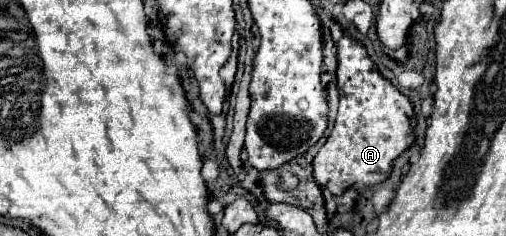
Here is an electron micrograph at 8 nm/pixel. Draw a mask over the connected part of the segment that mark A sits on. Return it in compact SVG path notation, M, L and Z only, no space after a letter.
M348 35L338 41L338 91L340 107L334 129L312 161L314 181L328 187L332 195L342 195L350 187L364 189L384 181L394 159L414 143L414 109L410 99L380 75L366 47Z

